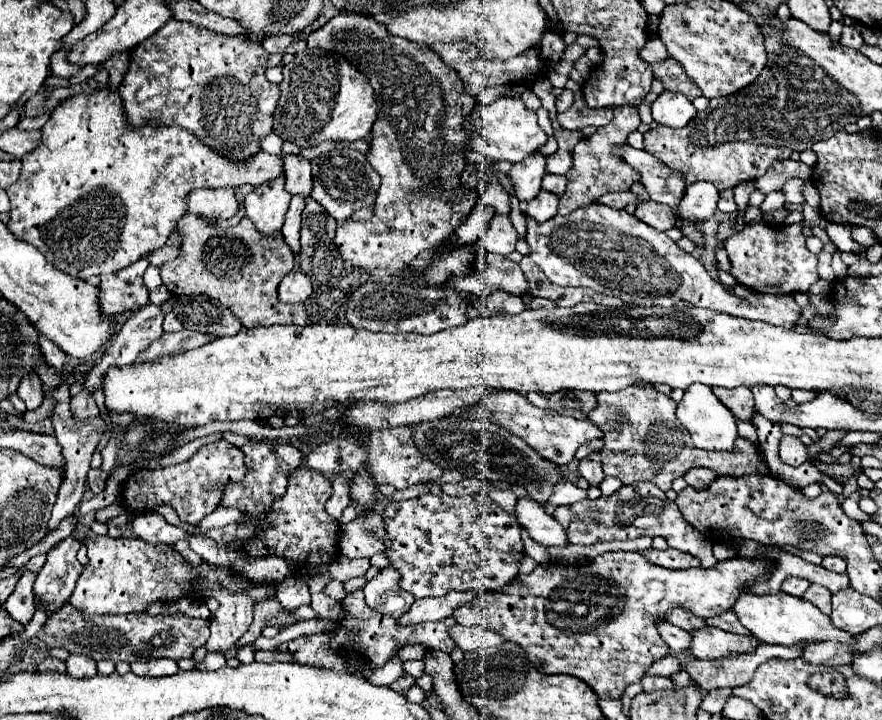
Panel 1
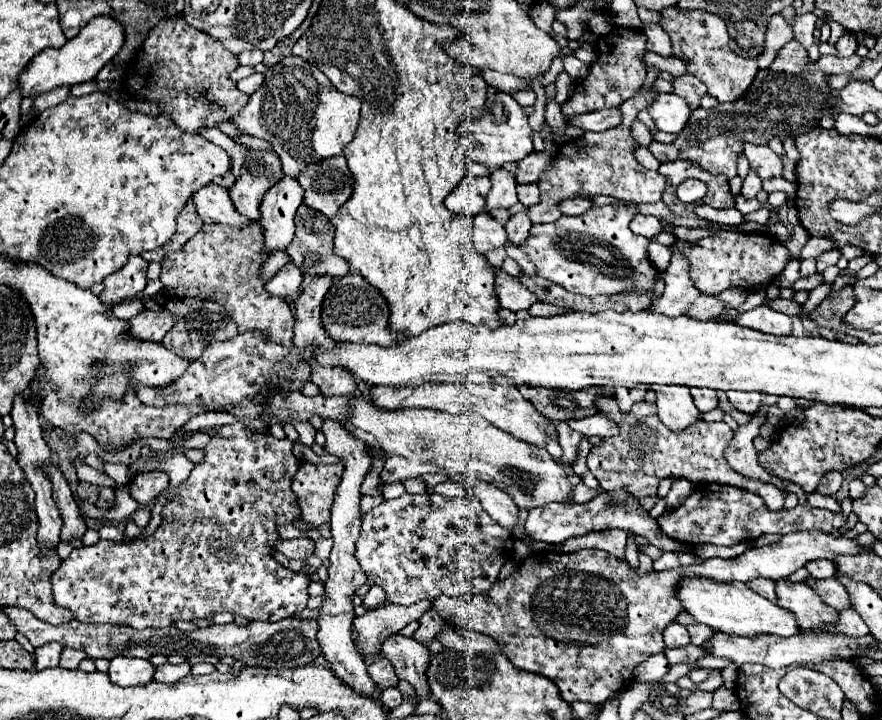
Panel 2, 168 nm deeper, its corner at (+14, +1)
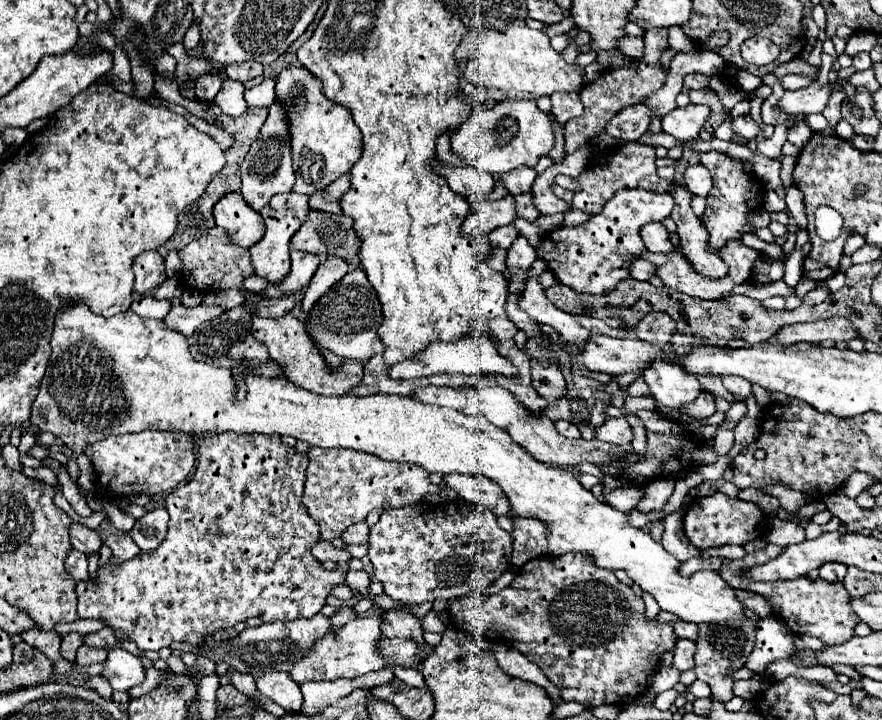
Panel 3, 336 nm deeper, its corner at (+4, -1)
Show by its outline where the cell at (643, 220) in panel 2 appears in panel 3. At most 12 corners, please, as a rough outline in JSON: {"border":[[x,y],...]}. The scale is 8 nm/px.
{"border":[[660,222],[642,226],[646,250],[674,252]]}

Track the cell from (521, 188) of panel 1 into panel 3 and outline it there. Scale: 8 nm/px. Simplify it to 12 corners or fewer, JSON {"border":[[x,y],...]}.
{"border":[[514,198],[472,206],[462,236],[484,240],[512,224]]}

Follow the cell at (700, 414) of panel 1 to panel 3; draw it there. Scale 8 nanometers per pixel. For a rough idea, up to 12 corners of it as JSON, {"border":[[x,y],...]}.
{"border":[[656,360],[644,380],[652,396],[680,410],[700,394],[696,376]]}

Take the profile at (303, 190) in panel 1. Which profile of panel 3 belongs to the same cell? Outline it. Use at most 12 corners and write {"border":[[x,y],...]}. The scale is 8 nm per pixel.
{"border":[[272,196],[266,234],[250,248],[256,276],[272,286],[290,272],[290,238],[310,212],[308,196]]}

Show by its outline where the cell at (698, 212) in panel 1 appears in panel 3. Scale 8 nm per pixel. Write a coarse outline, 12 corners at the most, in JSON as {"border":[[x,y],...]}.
{"border":[[702,164],[684,172],[684,184],[692,194],[708,196],[712,176]]}

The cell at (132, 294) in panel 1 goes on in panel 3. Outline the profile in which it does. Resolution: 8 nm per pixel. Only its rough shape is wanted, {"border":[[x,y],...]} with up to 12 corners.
{"border":[[142,252],[134,260],[134,290],[146,294],[164,280],[164,258]]}

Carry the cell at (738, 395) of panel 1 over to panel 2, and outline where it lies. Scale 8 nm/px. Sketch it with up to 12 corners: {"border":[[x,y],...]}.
{"border":[[692,388],[700,412],[718,408],[718,392],[712,388]]}

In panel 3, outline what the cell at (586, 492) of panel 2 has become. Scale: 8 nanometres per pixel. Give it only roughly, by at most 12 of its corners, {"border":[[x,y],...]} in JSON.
{"border":[[604,488],[604,496],[616,510],[630,512],[644,498],[644,488]]}

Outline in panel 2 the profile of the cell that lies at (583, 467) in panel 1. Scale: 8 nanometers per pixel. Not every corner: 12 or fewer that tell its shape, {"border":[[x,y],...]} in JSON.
{"border":[[566,422],[556,424],[562,446],[560,464],[572,470],[578,458],[582,434]]}

